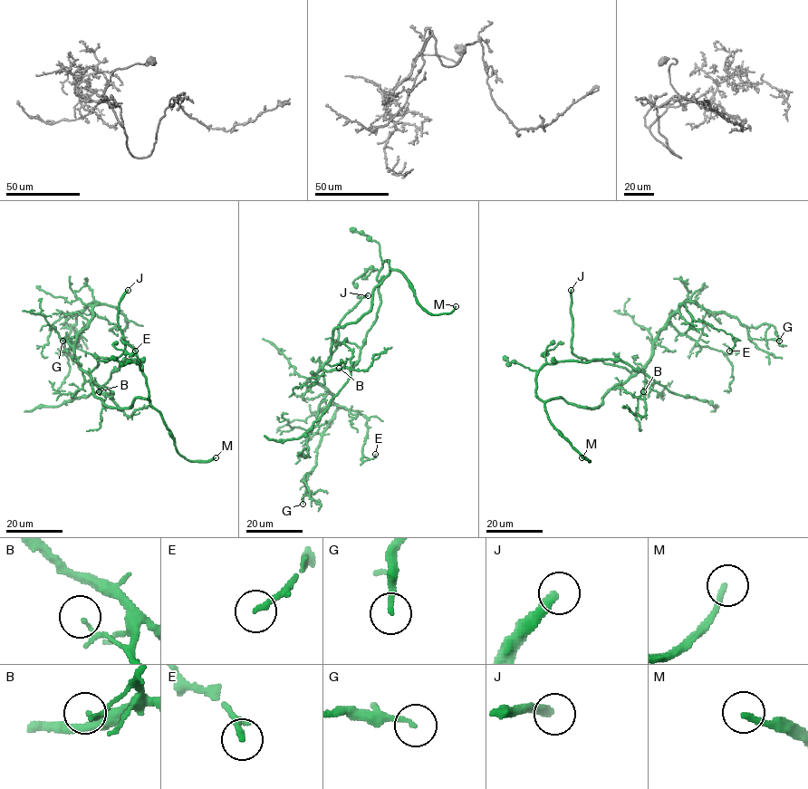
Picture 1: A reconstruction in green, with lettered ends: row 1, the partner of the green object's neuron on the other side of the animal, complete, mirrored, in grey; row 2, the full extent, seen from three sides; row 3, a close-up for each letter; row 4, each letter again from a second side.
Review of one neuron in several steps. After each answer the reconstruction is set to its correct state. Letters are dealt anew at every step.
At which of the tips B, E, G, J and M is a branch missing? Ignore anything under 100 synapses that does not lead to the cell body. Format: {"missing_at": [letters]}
{"missing_at": ["J", "M"]}

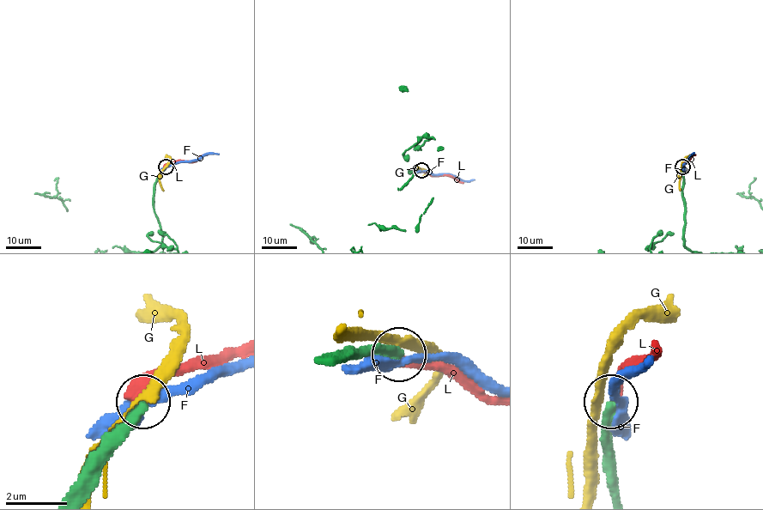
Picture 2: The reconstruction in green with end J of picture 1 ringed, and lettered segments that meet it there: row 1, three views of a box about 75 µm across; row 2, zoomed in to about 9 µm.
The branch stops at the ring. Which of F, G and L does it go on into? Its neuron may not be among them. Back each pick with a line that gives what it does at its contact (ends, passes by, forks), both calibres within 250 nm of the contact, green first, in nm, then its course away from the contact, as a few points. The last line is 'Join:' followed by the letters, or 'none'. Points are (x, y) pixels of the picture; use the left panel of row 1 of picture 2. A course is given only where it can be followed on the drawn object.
Join: none

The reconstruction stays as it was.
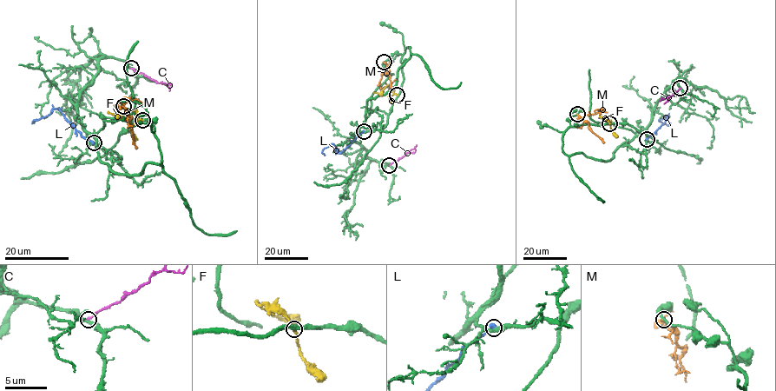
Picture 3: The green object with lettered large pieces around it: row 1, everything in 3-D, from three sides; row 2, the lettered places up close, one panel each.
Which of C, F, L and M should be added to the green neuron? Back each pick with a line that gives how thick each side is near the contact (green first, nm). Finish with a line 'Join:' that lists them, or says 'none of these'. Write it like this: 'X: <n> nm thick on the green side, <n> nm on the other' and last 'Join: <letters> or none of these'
F: 360 nm thick on the green side, 280 nm on the other
Join: F

